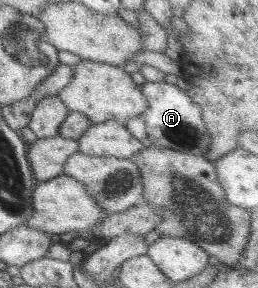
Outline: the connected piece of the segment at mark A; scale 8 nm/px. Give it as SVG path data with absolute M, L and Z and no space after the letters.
M170 79L161 83L146 82L141 88L149 106L142 115L125 123L128 131L141 141L144 147L167 147L182 153L204 156L209 151L211 141L201 107Z

